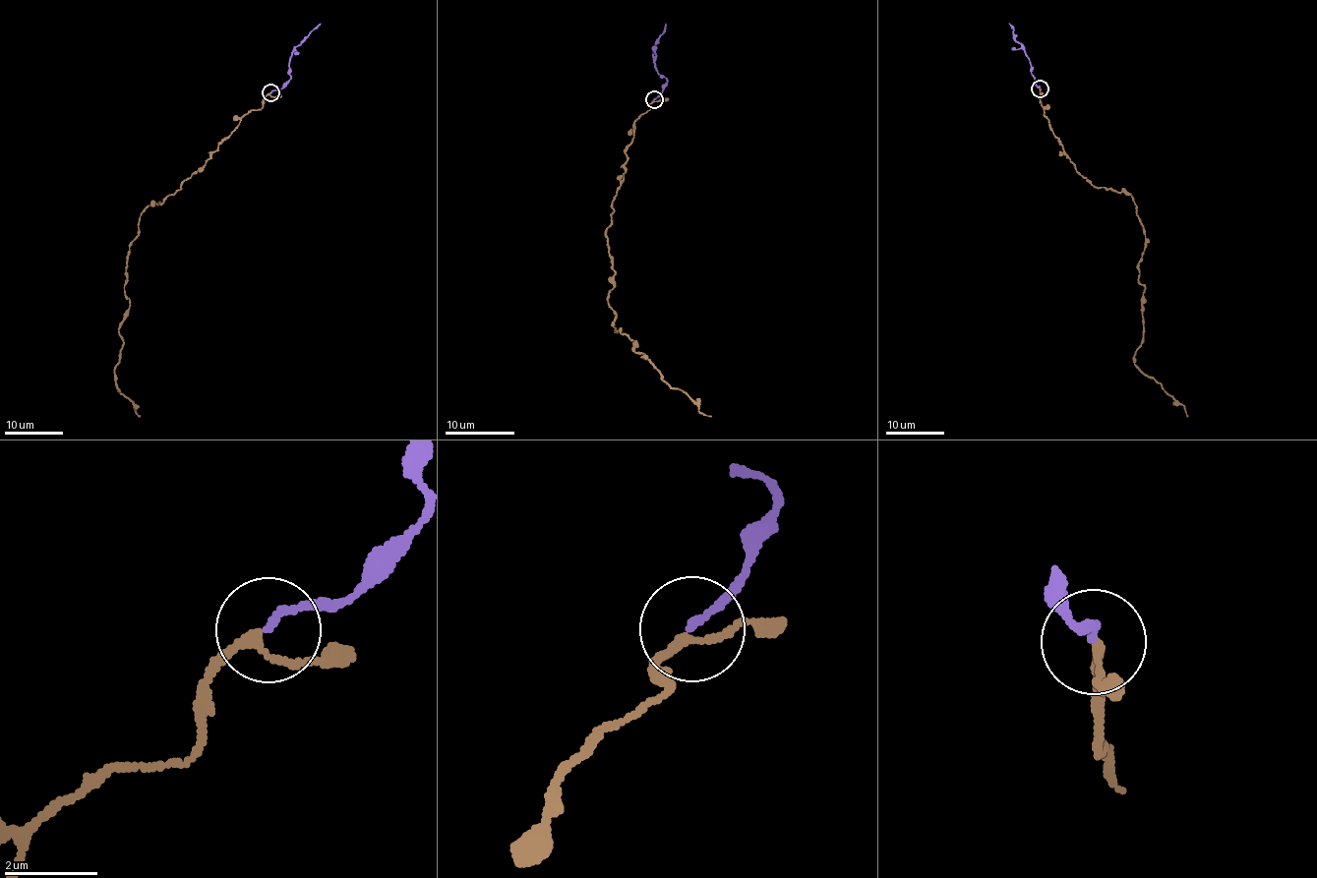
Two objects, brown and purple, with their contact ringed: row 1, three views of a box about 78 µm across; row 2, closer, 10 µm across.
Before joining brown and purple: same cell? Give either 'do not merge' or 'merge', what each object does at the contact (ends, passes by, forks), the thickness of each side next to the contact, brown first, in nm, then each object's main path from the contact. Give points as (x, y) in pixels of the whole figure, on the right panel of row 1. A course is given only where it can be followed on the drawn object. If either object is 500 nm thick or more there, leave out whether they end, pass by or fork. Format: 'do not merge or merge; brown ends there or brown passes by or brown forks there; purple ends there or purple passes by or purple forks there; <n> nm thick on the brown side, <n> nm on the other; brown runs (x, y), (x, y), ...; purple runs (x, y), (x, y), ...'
merge; brown passes by; purple ends there; 160 nm thick on the brown side, 160 nm on the other; brown runs (1040, 87), (1074, 168), (1134, 203), (1145, 235), (1134, 365), (1187, 417); purple runs (1039, 87), (1030, 60), (1008, 24)

